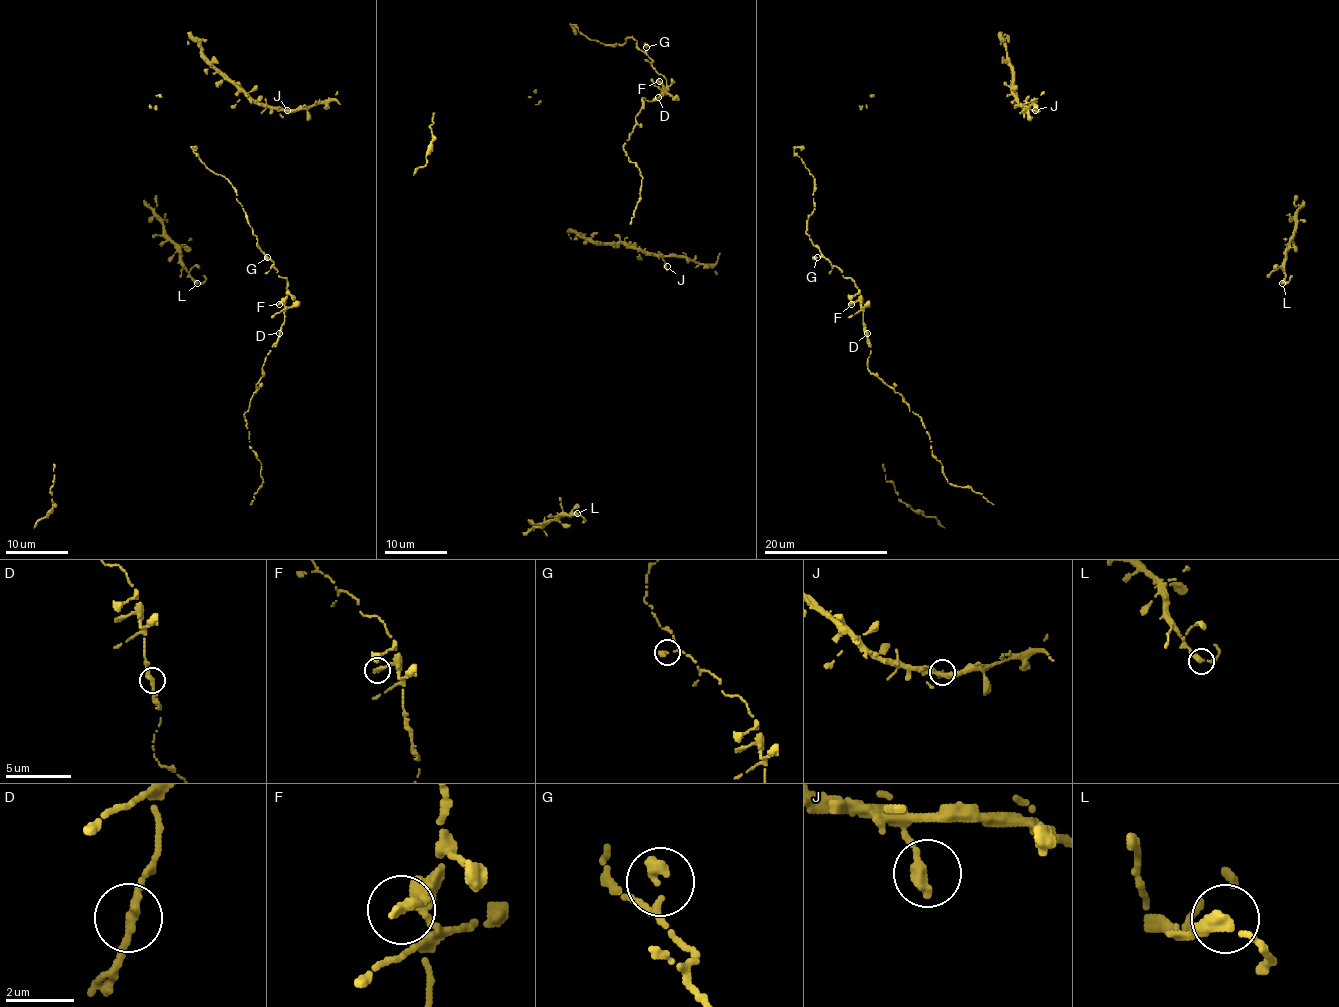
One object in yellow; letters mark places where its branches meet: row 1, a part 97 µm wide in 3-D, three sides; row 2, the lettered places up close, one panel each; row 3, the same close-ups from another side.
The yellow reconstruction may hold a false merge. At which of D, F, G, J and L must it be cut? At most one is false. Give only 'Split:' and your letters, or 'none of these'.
Split: none of these

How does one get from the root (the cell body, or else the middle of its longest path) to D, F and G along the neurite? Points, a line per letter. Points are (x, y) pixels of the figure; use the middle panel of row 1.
D: (575, 35), (572, 24), (605, 44), (623, 44), (632, 36), (667, 80), (659, 97)
F: (575, 35), (572, 24), (605, 44), (623, 44), (632, 36), (667, 80), (667, 89), (659, 81)
G: (575, 35), (572, 24), (587, 38), (605, 44), (623, 44), (632, 36), (640, 50), (645, 52), (646, 47)

